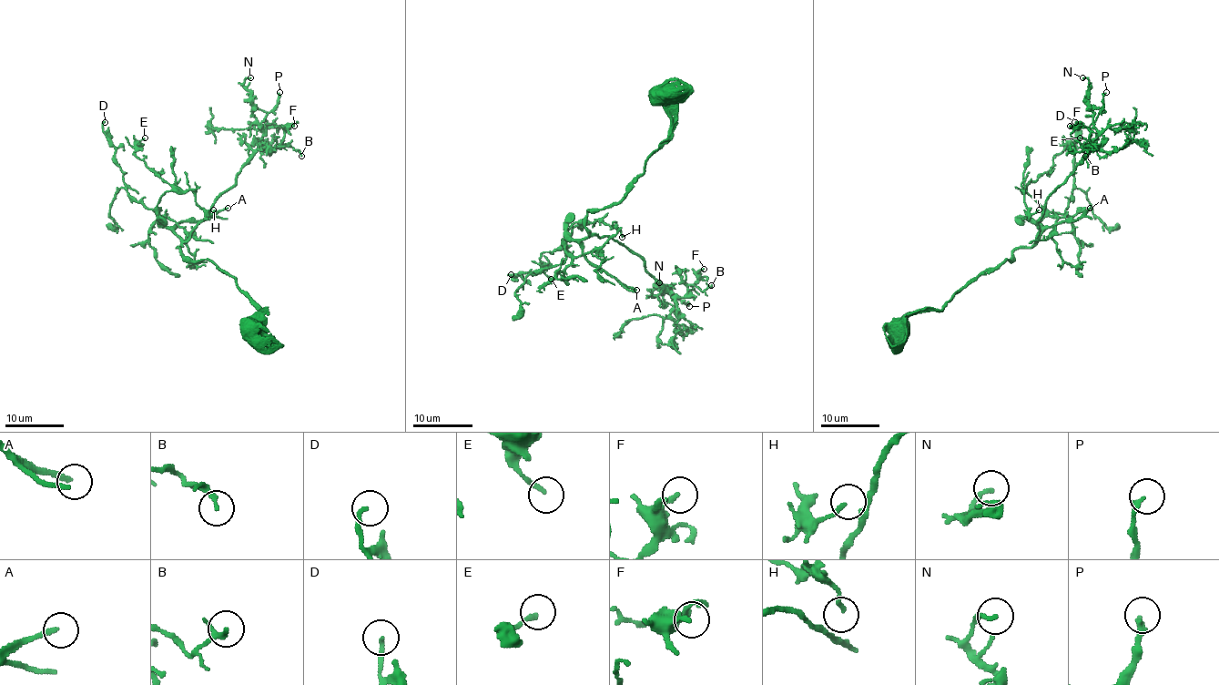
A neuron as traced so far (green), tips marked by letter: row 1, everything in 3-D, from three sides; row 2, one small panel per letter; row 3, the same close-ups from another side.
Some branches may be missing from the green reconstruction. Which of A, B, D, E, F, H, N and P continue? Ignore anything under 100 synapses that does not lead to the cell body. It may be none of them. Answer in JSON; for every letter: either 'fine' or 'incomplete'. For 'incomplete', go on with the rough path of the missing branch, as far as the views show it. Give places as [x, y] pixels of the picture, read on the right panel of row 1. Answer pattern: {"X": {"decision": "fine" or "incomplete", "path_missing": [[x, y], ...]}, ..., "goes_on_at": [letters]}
{"A": {"decision": "incomplete", "path_missing": [[1090, 208], [1092, 193], [1113, 176], [1111, 178], [1121, 197], [1121, 205], [1140, 221], [1145, 239], [1150, 238]]}, "B": {"decision": "fine"}, "D": {"decision": "fine"}, "E": {"decision": "fine"}, "F": {"decision": "fine"}, "H": {"decision": "fine"}, "N": {"decision": "fine"}, "P": {"decision": "fine"}, "goes_on_at": ["A"]}

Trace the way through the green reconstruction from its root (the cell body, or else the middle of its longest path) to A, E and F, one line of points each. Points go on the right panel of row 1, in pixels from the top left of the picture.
A: (899, 332), (909, 315), (939, 311), (1015, 250), (1090, 208)
E: (899, 332), (909, 315), (939, 311), (1036, 241), (1043, 208), (1024, 188), (1080, 138)
F: (899, 332), (909, 315), (939, 311), (1036, 240), (1044, 200), (1097, 147), (1085, 127), (1070, 126)

